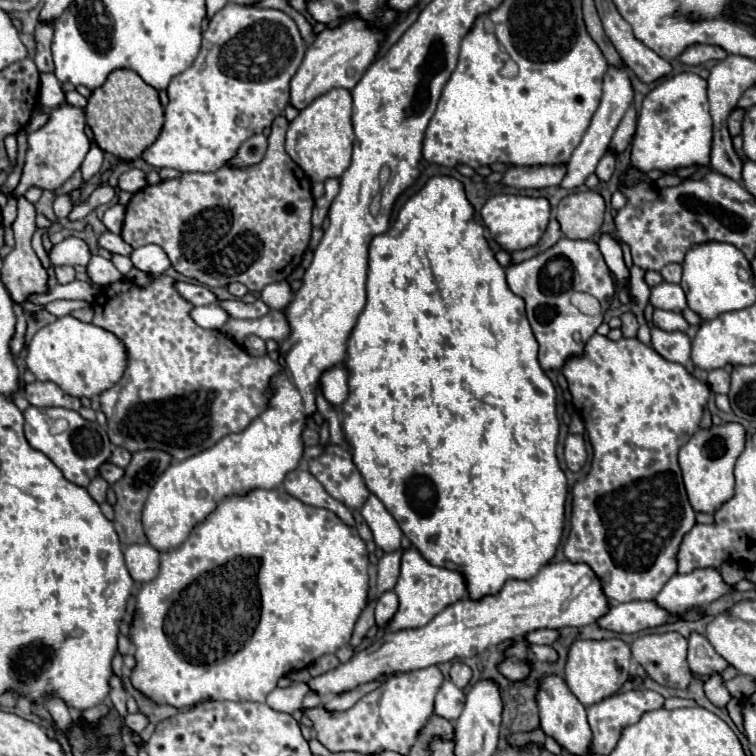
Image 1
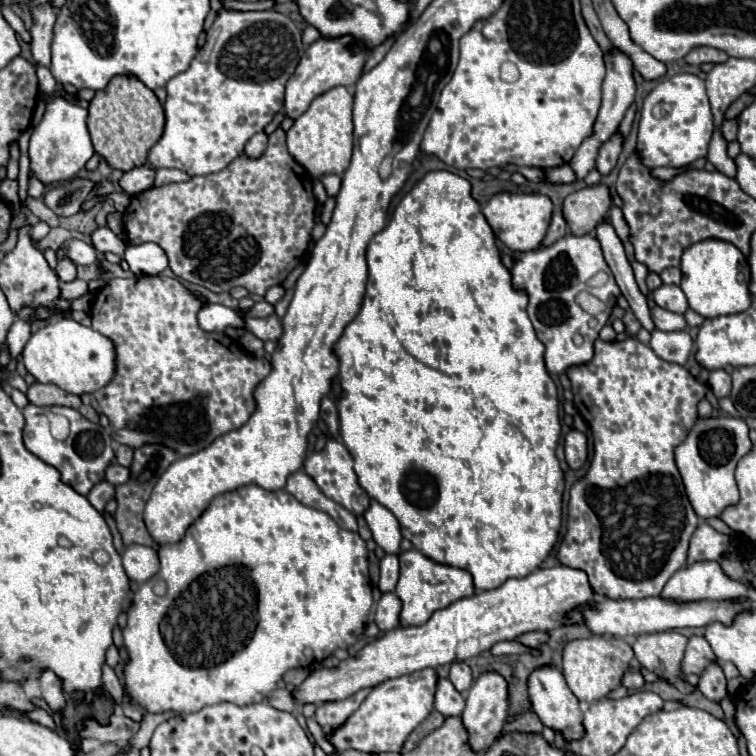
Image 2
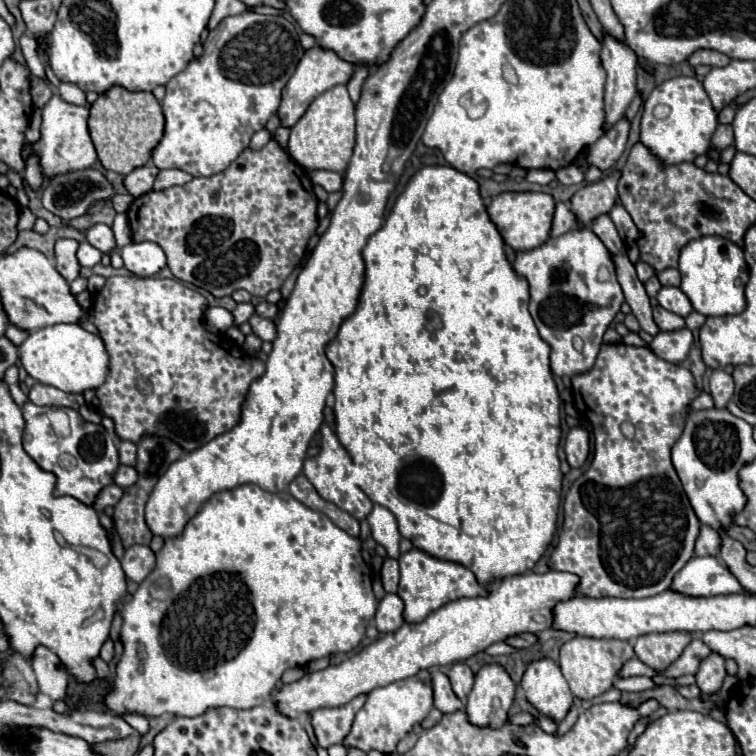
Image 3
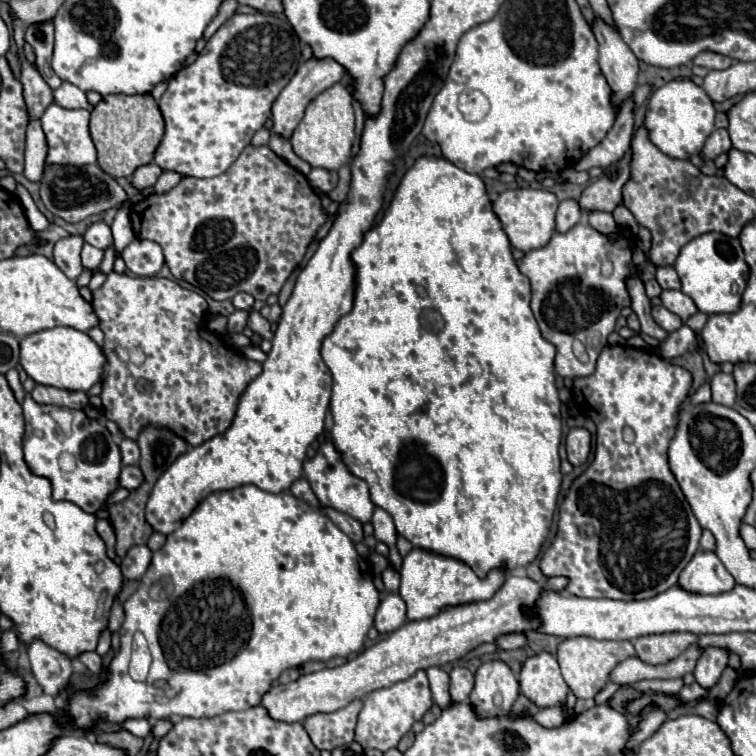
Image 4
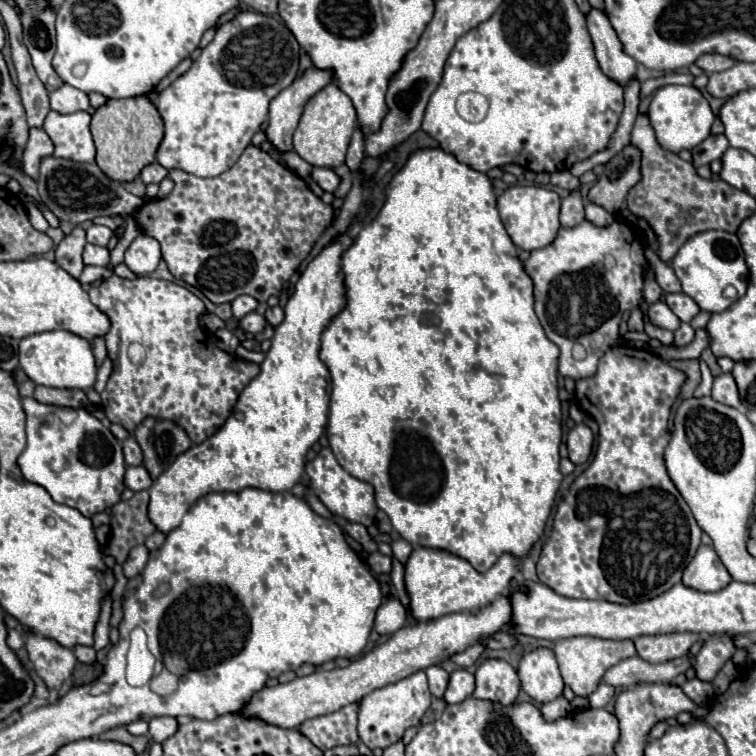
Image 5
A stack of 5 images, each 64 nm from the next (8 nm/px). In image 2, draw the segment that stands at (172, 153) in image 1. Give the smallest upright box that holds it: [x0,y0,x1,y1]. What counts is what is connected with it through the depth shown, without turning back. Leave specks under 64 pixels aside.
[148,10,302,176]

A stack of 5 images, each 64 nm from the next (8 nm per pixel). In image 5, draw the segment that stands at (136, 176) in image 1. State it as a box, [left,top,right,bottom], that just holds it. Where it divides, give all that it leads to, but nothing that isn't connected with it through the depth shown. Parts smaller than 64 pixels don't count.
[140,162,168,184]

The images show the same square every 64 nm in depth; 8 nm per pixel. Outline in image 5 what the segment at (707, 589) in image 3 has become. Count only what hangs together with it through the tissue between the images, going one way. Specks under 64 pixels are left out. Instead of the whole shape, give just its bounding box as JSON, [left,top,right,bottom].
[682,546,730,592]

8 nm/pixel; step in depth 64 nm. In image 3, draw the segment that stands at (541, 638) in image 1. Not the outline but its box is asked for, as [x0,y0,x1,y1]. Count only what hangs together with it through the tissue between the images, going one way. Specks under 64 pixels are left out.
[504,634,536,648]

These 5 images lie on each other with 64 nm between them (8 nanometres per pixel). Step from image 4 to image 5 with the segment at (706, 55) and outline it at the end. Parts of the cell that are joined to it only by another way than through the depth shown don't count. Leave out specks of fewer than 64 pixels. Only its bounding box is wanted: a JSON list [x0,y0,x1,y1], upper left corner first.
[696,54,734,74]

